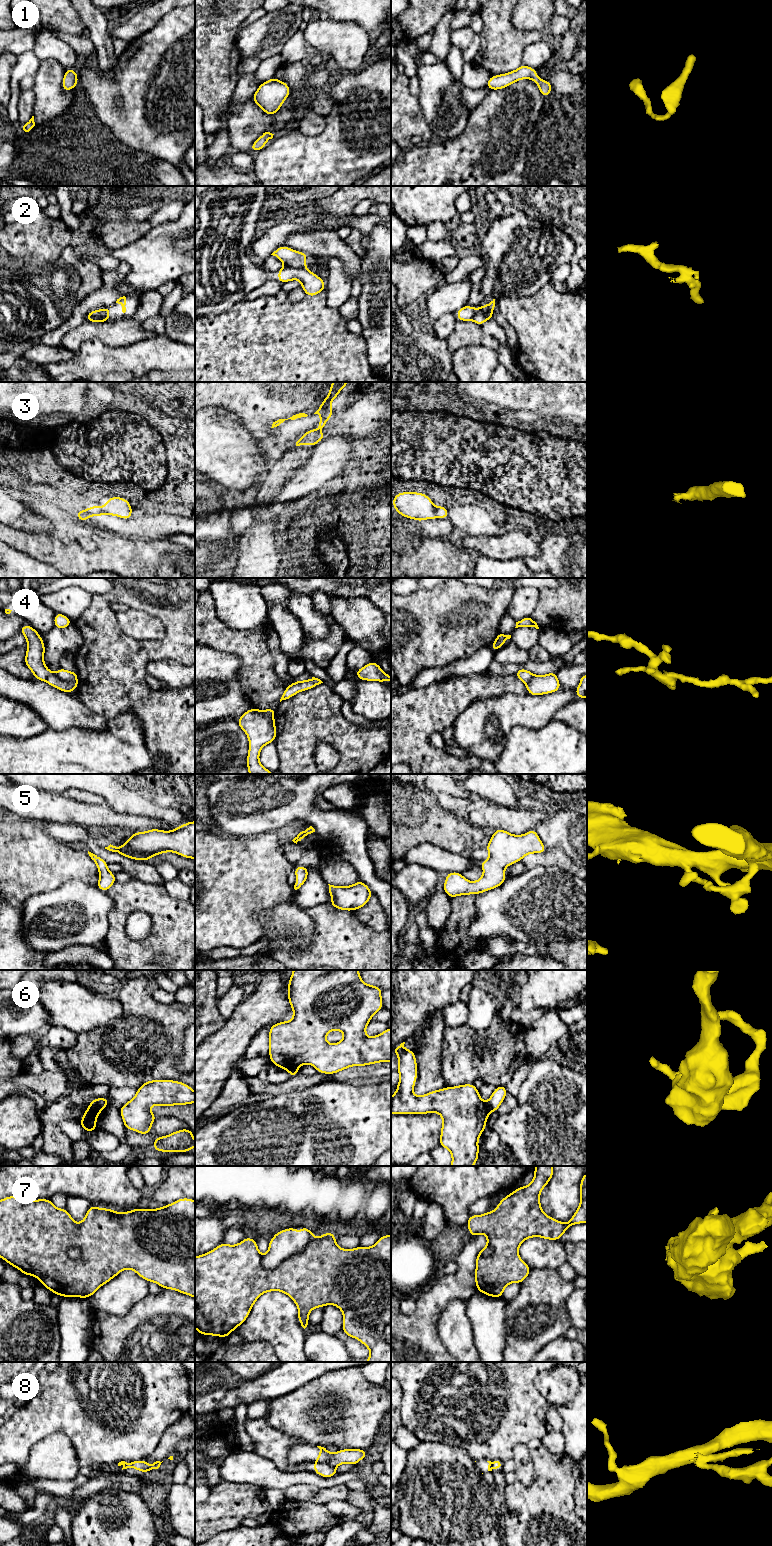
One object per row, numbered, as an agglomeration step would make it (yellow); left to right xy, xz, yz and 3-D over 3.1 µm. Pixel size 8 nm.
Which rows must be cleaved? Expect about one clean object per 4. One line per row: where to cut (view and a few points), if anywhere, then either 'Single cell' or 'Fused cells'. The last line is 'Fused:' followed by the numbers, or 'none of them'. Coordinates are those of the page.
1: No split. Single cell
2: Split along xz (285, 264), (305, 269). Fused cells
3: No split. Single cell
4: Split along xy (55, 674), (64, 680), (77, 683). Fused cells
5: No split. Single cell
6: Split along xy (90, 1105), (101, 1109). Fused cells
7: Split along xz (314, 1237), (301, 1251), (275, 1267), (261, 1265). Fused cells
8: Split along xz (314, 1462), (328, 1464), (334, 1468). Fused cells
Fused: 2, 4, 6, 7, 8

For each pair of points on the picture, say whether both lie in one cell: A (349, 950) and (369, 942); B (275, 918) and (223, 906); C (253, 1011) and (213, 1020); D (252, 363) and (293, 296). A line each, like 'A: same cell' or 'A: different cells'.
A: same cell
B: different cells
C: different cells
D: different cells

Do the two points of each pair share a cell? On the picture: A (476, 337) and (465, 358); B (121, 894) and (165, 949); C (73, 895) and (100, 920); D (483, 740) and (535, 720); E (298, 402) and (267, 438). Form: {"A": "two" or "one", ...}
{"A": "two", "B": "one", "C": "one", "D": "one", "E": "two"}

